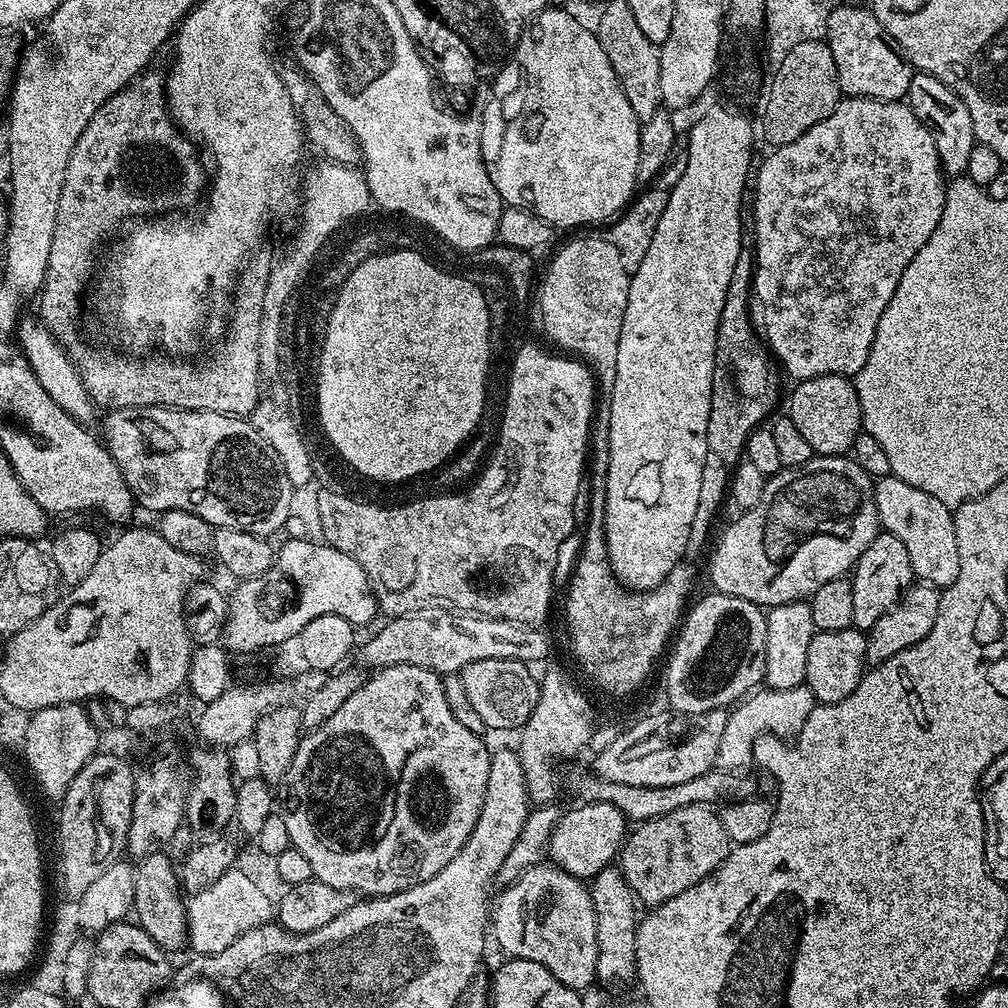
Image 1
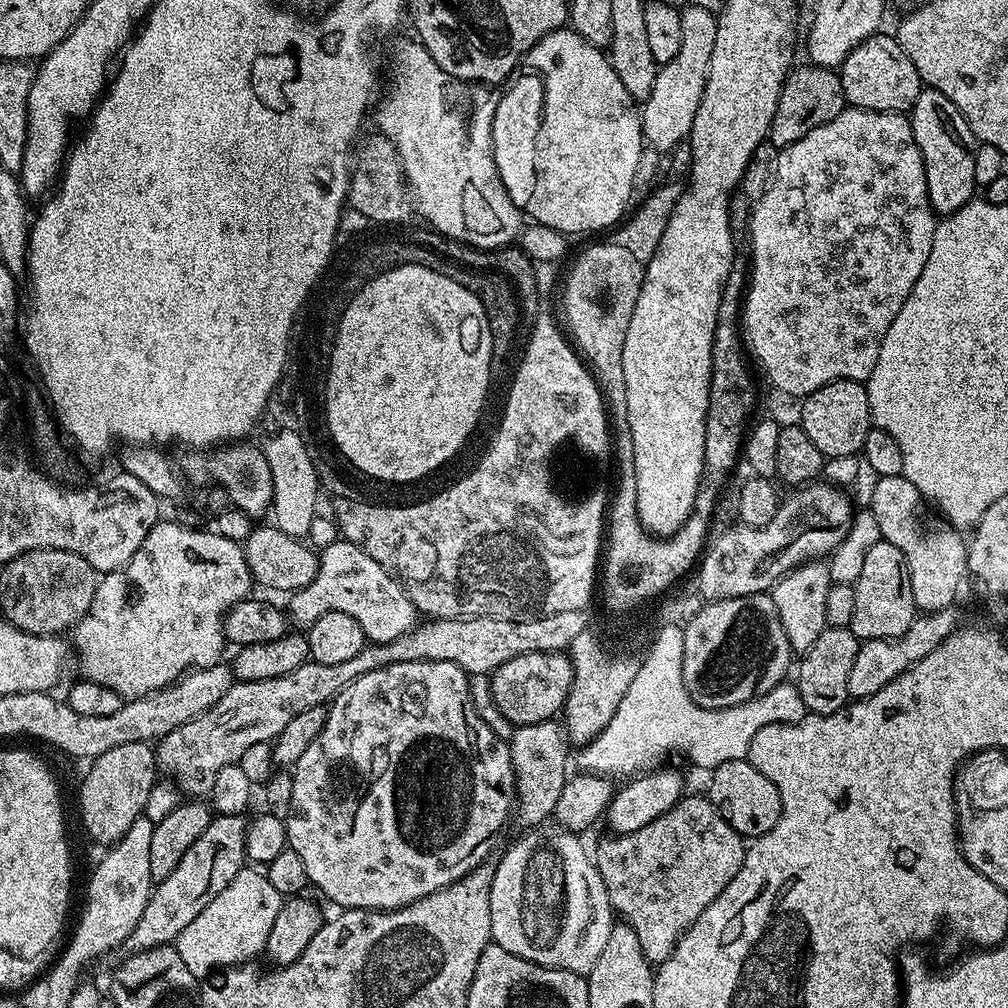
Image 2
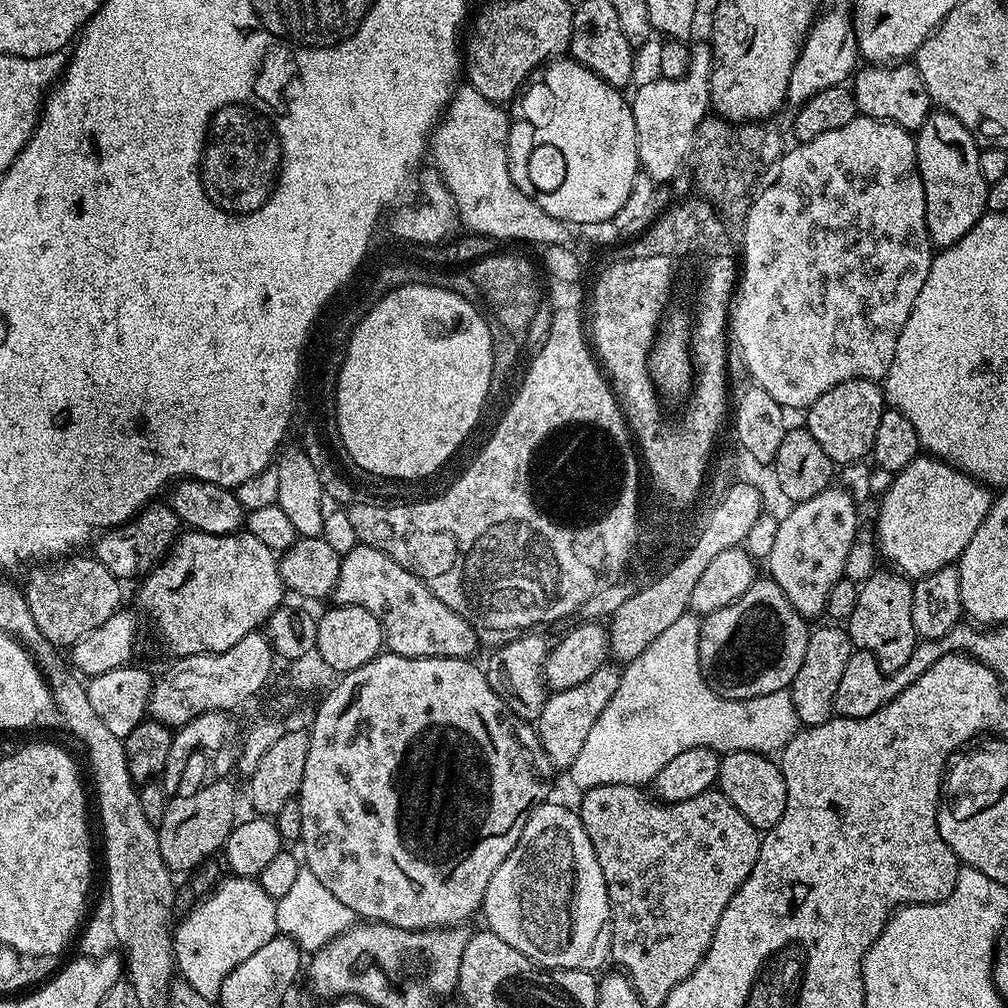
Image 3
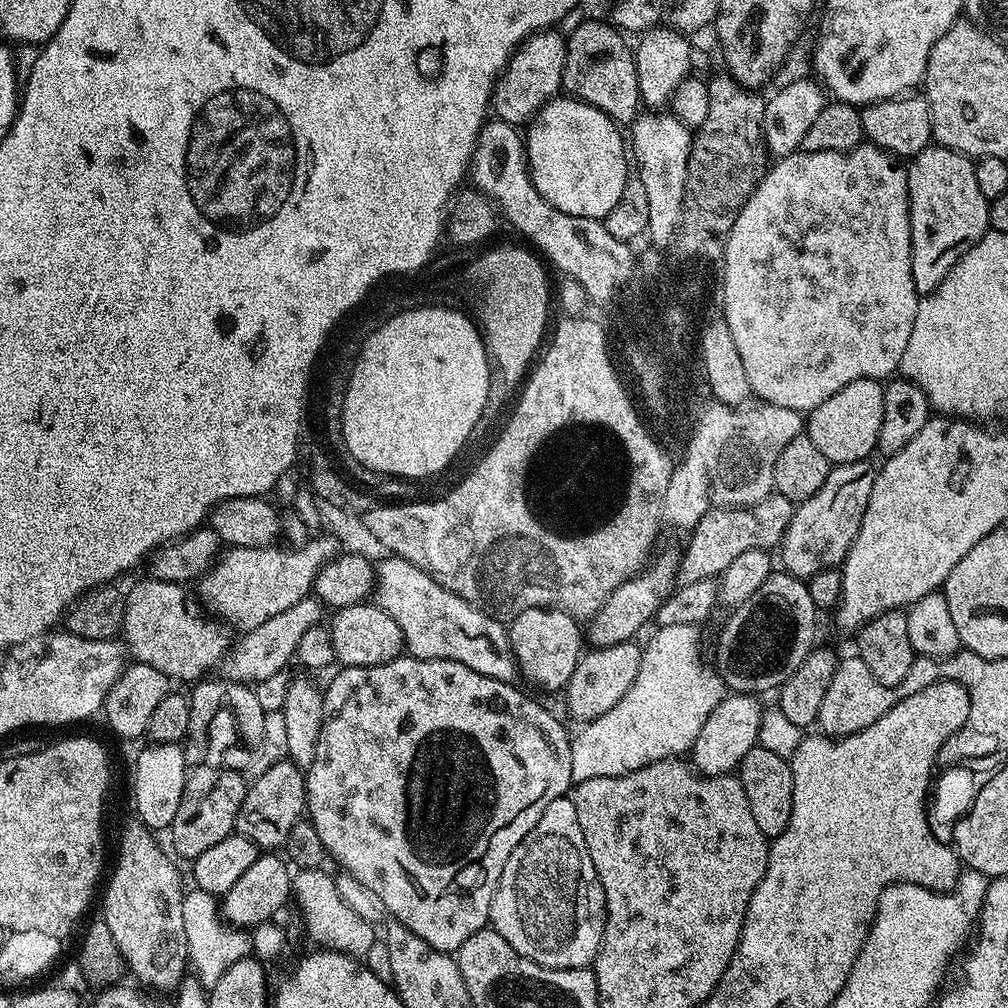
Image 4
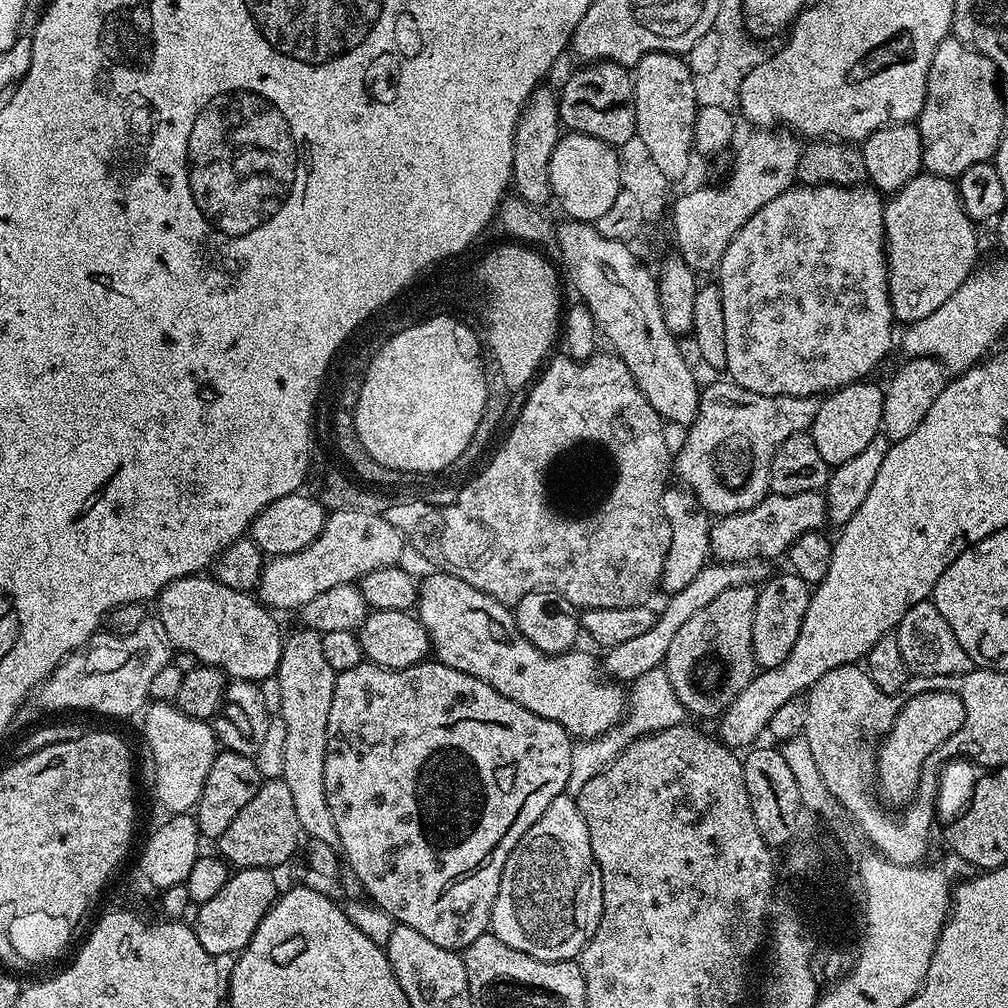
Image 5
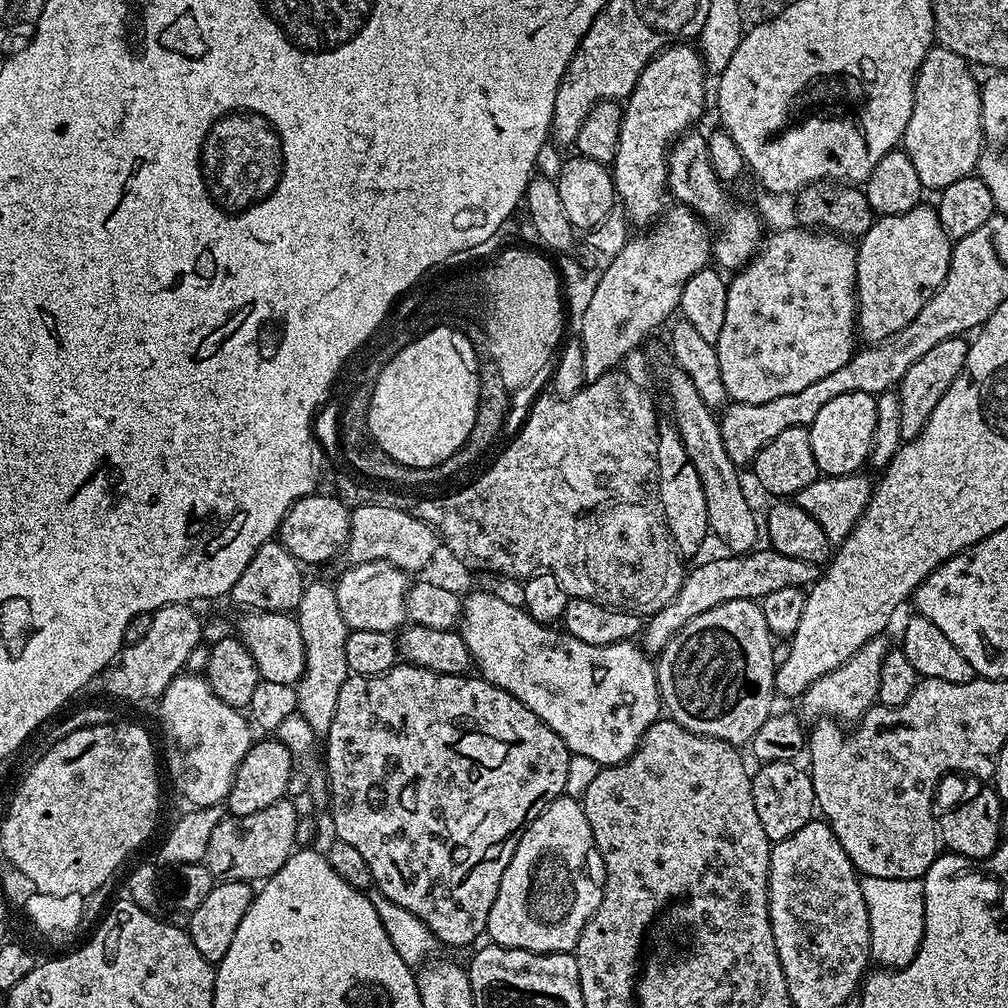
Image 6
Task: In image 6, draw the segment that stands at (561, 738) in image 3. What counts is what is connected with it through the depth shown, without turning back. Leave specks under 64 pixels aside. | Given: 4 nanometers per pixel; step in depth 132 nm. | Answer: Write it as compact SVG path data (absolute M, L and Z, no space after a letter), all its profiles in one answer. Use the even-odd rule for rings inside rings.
M770 546L761 547L759 550L753 550L751 552L746 552L743 554L723 554L717 560L708 560L705 564L700 564L696 569L689 571L684 577L684 585L678 590L678 594L672 599L672 601L667 604L662 610L651 613L647 617L646 623L642 628L642 647L645 652L649 654L659 654L664 651L664 647L670 642L670 638L674 634L678 634L678 630L682 630L682 626L686 626L692 621L698 614L702 614L706 610L710 610L714 606L722 606L722 602L730 602L731 600L754 600L757 602L763 601L765 596L769 596L774 590L786 590L786 586L794 586L795 588L807 589L809 586L816 583L820 578L821 569L817 565L811 564L810 562L802 562L802 558L786 558L786 554L778 554Z

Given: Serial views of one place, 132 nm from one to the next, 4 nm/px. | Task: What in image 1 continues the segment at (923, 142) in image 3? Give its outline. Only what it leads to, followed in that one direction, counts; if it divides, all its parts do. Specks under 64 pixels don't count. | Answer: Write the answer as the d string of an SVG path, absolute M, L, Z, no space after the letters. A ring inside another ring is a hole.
M916 72L910 82L906 103L910 110L914 110L918 122L930 130L934 146L938 146L940 166L945 173L952 178L964 175L970 150L974 150L978 142L974 134L974 122L970 122L970 110L966 110L966 102L962 102L962 98L954 94L946 82L938 82L938 78L925 72Z

